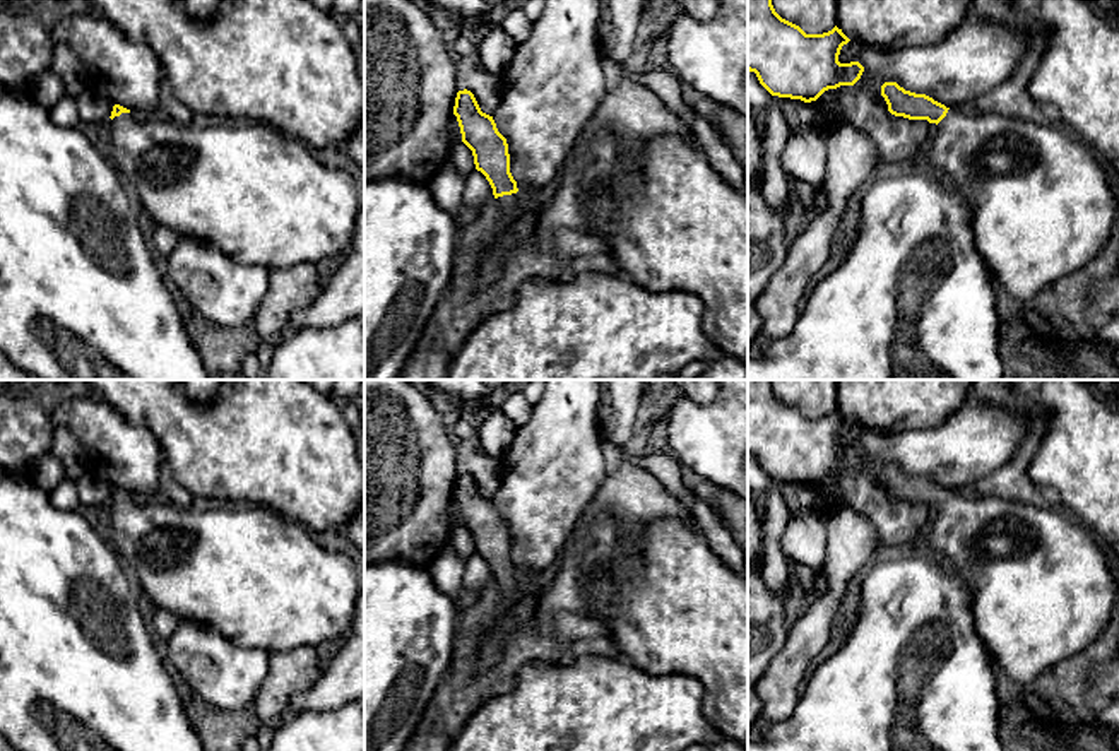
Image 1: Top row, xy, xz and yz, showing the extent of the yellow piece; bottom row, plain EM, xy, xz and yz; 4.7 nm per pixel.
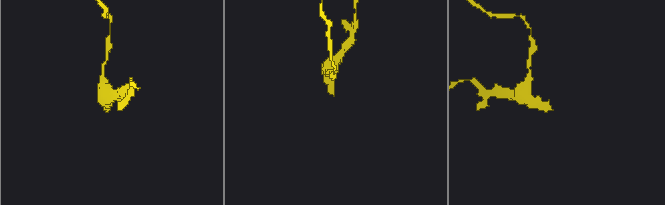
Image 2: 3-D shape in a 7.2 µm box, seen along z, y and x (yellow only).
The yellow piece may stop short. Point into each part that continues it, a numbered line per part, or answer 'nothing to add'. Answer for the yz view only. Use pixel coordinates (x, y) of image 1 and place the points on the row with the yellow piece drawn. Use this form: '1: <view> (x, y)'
1: yz (1041, 202)

